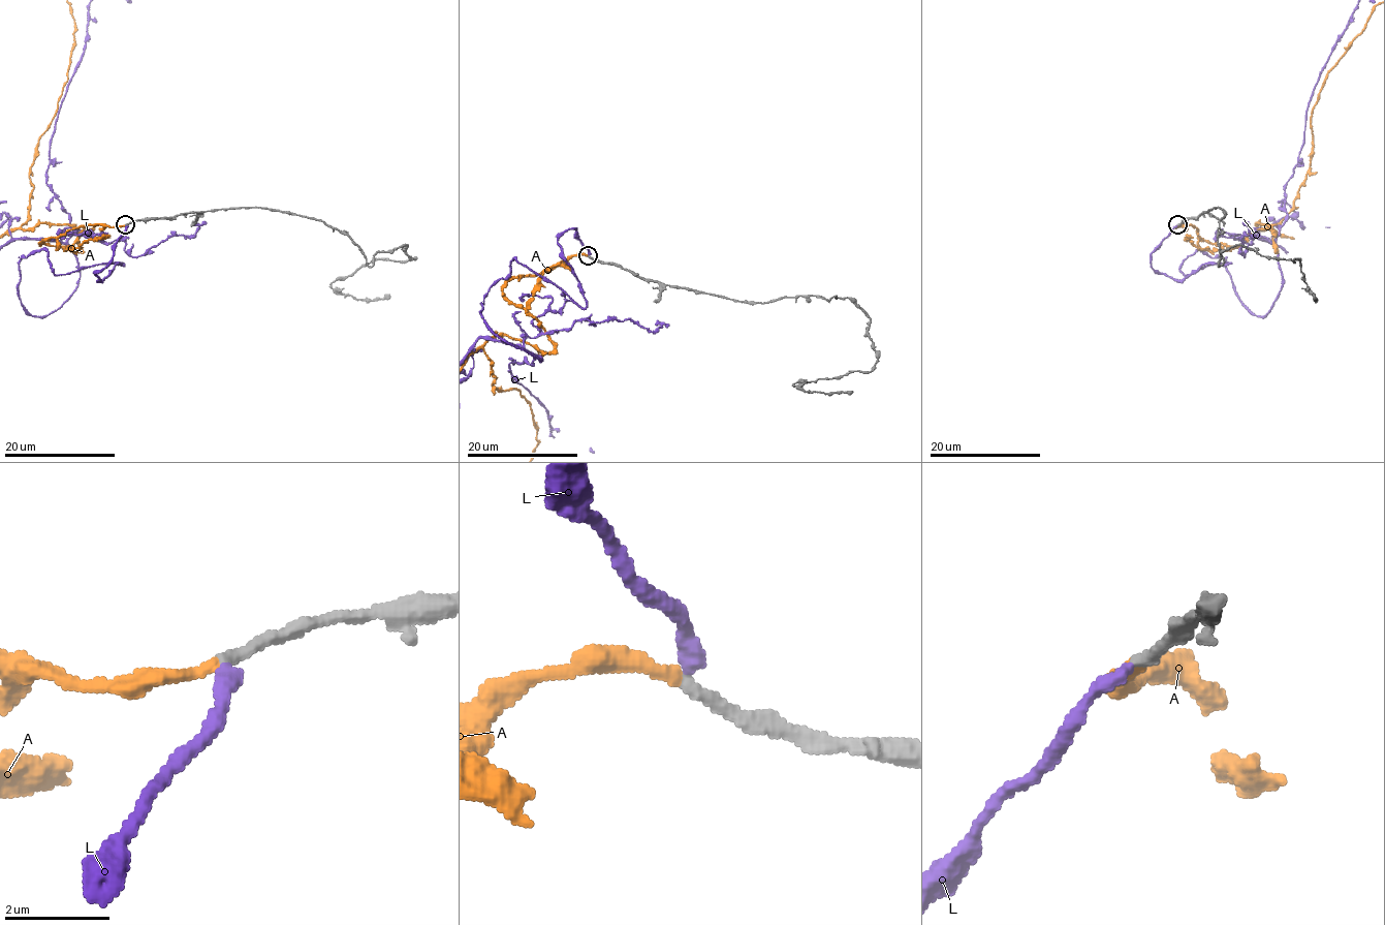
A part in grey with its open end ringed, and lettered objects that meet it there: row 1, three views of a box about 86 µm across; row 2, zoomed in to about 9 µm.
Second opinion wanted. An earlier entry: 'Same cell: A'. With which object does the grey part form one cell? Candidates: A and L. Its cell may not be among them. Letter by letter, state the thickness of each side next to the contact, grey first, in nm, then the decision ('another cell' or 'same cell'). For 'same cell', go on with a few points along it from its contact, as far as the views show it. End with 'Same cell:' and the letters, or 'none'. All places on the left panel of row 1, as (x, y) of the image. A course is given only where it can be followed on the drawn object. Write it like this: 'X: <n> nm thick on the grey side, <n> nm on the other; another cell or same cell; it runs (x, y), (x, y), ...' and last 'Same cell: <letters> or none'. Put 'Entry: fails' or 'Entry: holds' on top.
Entry: holds
A: 260 nm thick on the grey side, 240 nm on the other; same cell
L: 240 nm thick on the grey side, 280 nm on the other; another cell
Same cell: A

